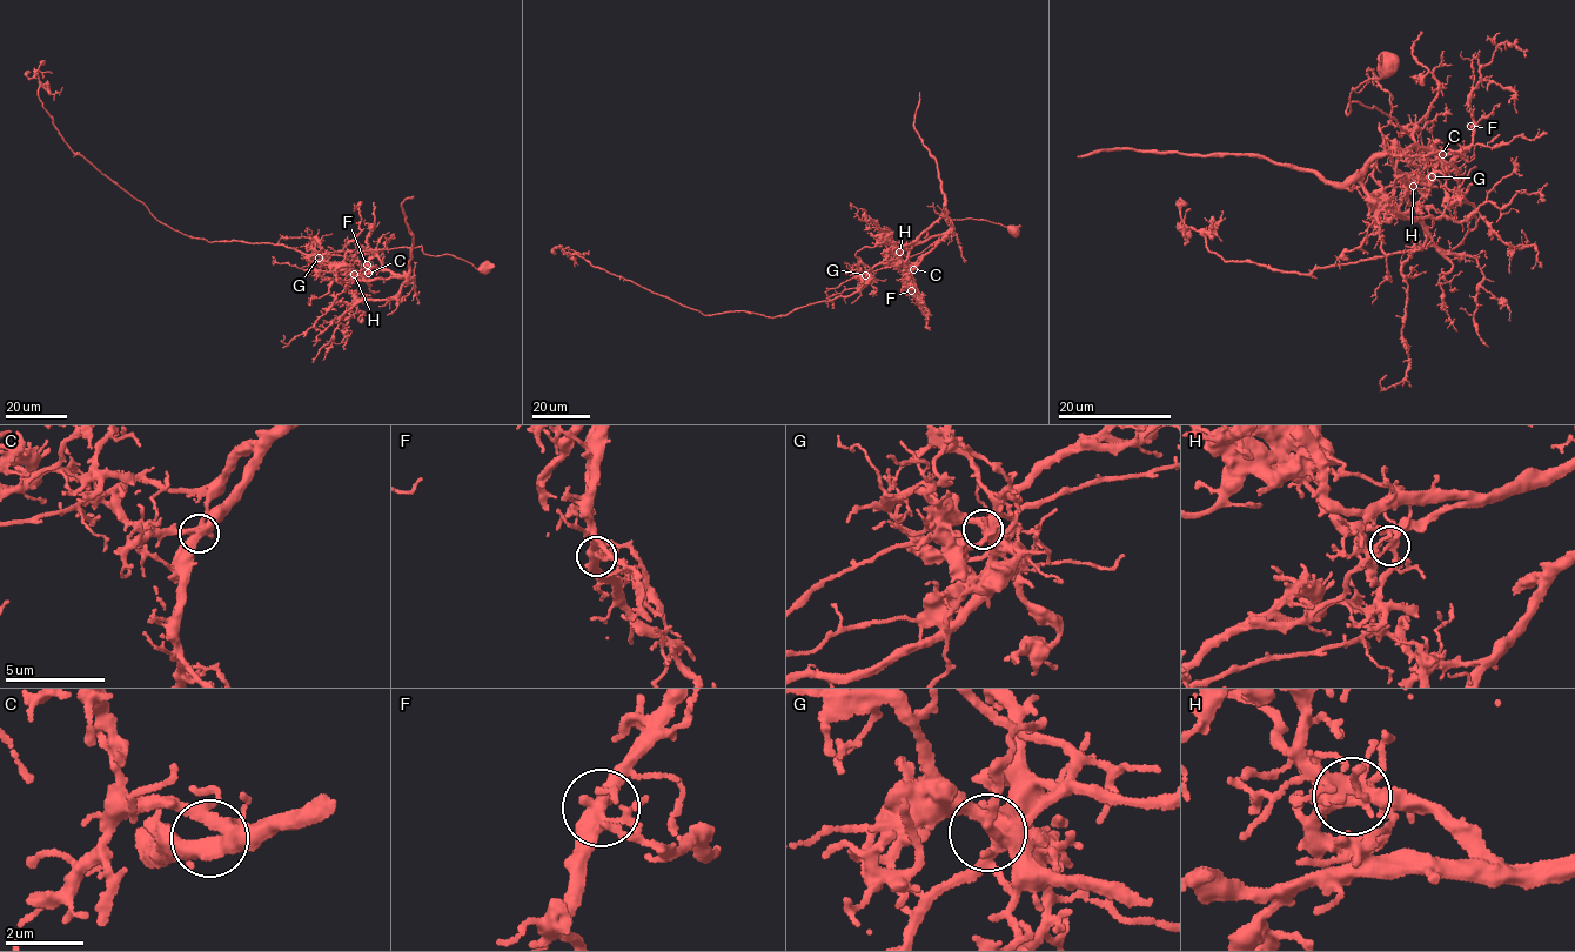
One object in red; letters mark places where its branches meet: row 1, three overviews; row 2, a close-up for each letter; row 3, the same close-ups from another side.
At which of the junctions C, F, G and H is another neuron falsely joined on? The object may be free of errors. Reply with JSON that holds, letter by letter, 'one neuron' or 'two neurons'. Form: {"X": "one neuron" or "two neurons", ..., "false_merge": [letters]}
{"C": "one neuron", "F": "one neuron", "G": "one neuron", "H": "two neurons", "false_merge": ["H"]}

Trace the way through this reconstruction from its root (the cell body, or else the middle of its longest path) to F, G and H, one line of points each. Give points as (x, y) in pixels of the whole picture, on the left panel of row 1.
F: (487, 269), (449, 254), (426, 254), (420, 246), (368, 250), (379, 256), (382, 267), (364, 275), (367, 265)
G: (487, 269), (475, 268), (449, 254), (426, 254), (420, 246), (319, 257)
H: (487, 269), (449, 254), (426, 254), (420, 246), (322, 256), (354, 274)

